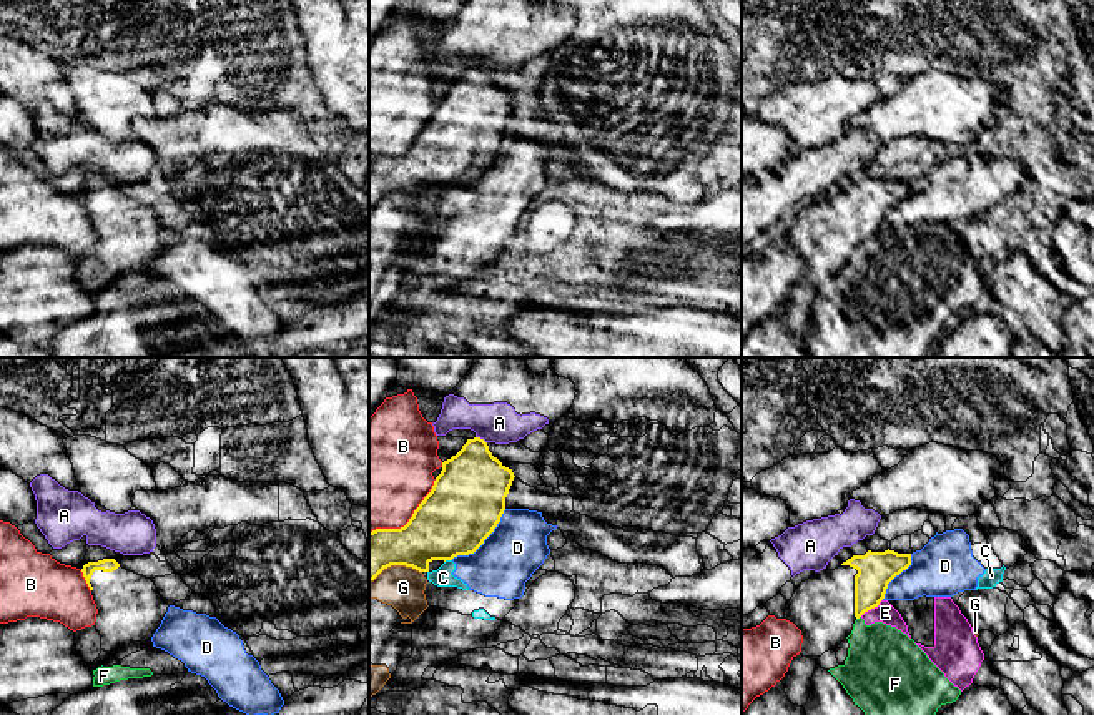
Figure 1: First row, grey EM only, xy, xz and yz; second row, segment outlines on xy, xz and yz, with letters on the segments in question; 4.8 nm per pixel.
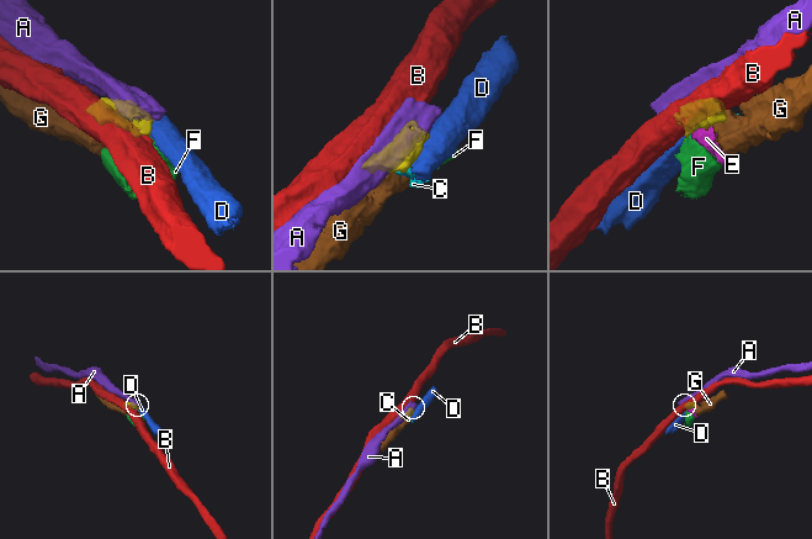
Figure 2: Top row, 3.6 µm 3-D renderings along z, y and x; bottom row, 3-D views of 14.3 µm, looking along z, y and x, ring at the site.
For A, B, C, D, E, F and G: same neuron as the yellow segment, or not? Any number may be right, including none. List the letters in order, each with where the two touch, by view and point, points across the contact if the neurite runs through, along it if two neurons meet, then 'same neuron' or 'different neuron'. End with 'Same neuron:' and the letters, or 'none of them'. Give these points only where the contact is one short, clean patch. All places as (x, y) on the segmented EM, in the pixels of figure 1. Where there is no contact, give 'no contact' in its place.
A: contact xz (479, 438); different neuron
B: contact xz (409, 519); different neuron
C: contact xz (448, 559); border xz (451, 559), (444, 562); different neuron
D: contact xz (482, 542); different neuron
E: contact yz (872, 607); border yz (882, 599), (860, 616); different neuron
F: contact yz (858, 617); border yz (860, 616), (857, 619); different neuron
G: contact xz (394, 564); different neuron
Same neuron: none of them

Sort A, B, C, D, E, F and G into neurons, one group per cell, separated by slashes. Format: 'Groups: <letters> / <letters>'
Groups: A / B / C D / E F G

